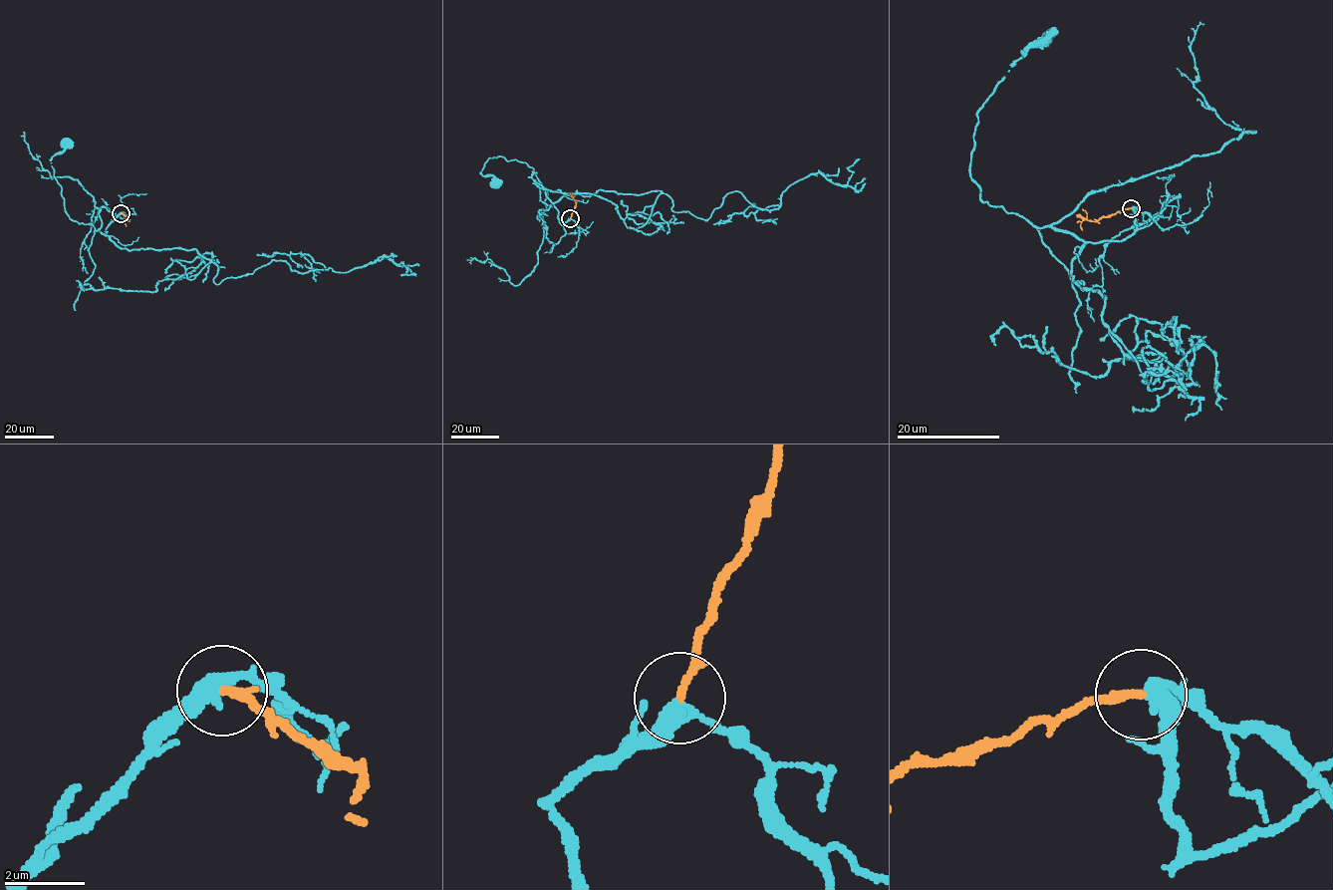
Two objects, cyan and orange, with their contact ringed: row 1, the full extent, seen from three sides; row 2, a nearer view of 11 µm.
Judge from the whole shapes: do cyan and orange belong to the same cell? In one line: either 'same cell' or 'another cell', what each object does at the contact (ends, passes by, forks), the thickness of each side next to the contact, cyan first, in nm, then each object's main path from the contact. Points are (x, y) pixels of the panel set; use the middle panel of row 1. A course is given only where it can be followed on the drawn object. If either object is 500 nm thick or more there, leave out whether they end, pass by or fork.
same cell; cyan passes by; orange ends there; 380 nm thick on the cyan side, 200 nm on the other; cyan runs (570, 217), (562, 224), (534, 169), (525, 162), (489, 157), (480, 172), (491, 175), (493, 182); orange runs (570, 217), (576, 203), (572, 195)

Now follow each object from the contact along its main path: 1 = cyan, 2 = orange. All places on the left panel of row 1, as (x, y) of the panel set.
1: (121, 213), (103, 234), (90, 223), (70, 218), (50, 159), (63, 150), (65, 144)
2: (121, 213), (129, 217), (126, 225)

